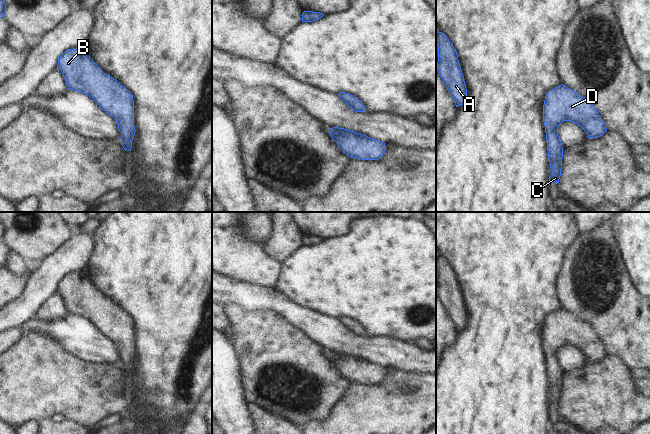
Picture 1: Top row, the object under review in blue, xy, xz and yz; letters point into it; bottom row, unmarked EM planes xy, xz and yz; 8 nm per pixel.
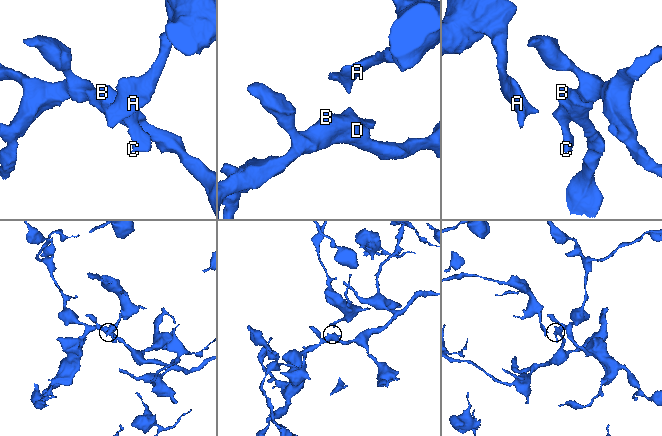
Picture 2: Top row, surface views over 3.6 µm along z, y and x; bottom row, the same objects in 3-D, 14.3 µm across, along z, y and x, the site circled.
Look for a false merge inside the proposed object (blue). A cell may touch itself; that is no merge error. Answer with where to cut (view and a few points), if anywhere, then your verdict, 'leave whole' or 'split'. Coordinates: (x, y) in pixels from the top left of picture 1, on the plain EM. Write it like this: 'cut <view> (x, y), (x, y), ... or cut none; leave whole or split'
cut none; leave whole

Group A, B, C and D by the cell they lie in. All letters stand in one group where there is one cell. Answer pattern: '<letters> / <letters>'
A B C D

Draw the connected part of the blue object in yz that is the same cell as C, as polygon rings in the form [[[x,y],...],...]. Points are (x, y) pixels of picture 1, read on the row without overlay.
[[[563,308],[550,314],[543,329],[549,393],[552,395],[550,407],[559,407],[561,400],[564,371],[558,359],[558,351],[563,345],[571,345],[580,350],[588,362],[600,361],[607,355],[604,345],[589,323]]]

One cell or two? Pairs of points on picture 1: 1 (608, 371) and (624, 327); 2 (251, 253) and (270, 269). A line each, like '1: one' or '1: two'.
1: two
2: one

